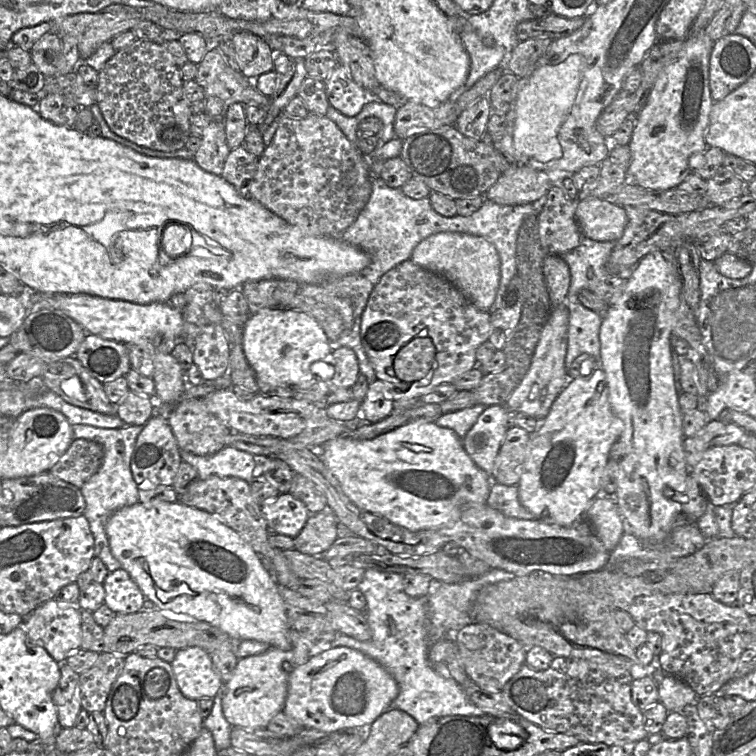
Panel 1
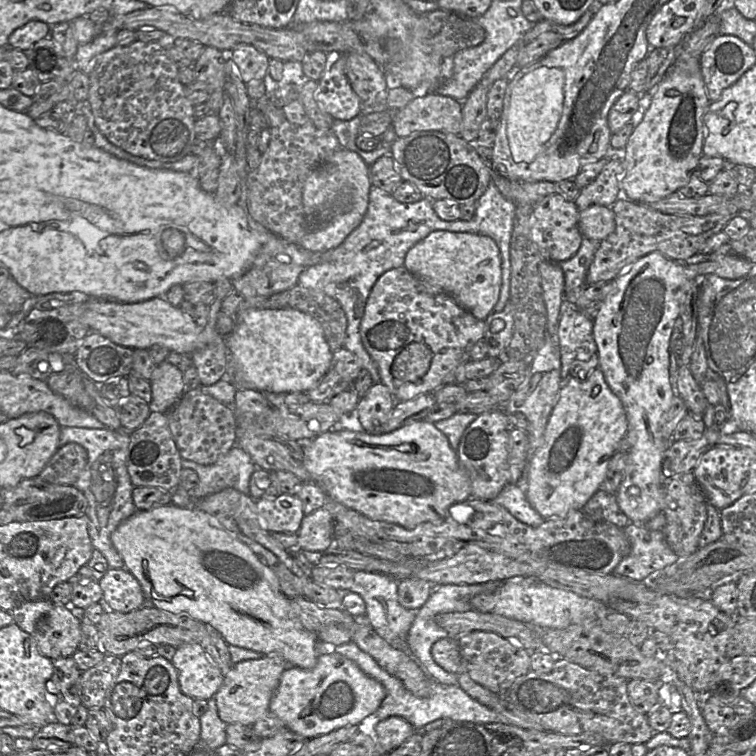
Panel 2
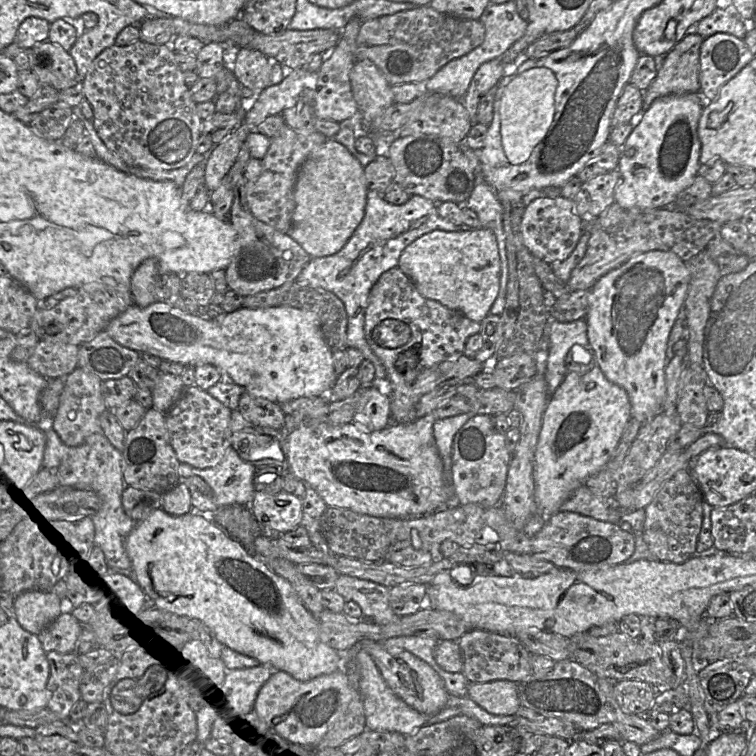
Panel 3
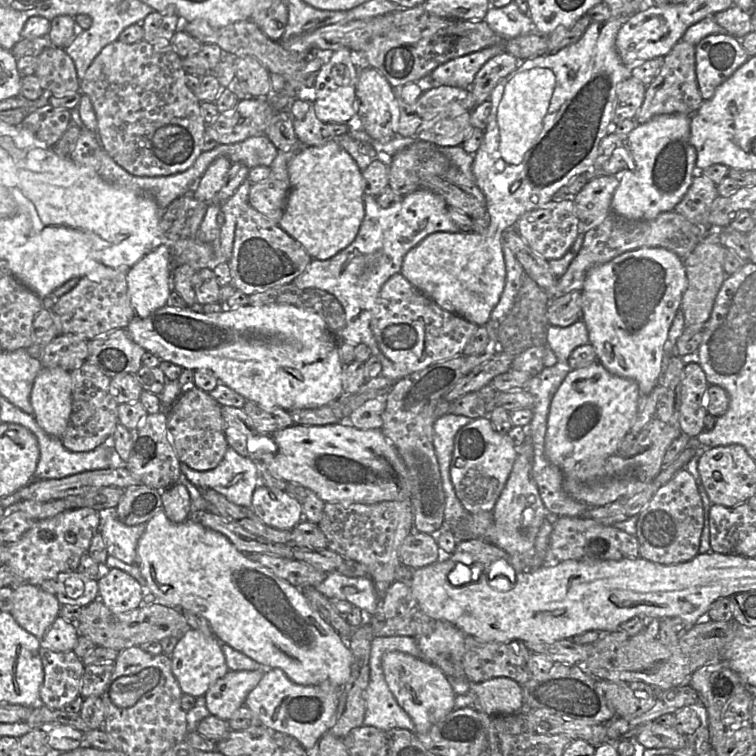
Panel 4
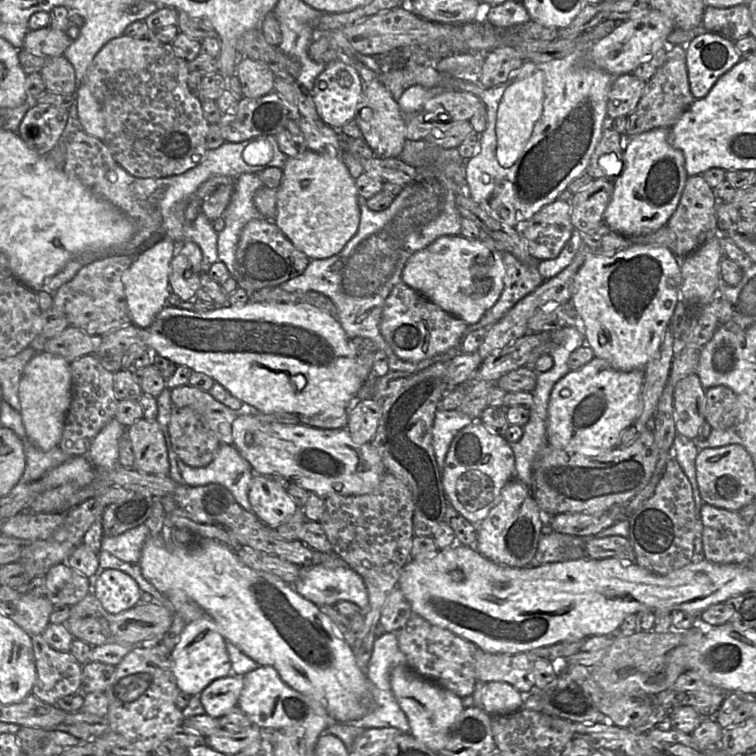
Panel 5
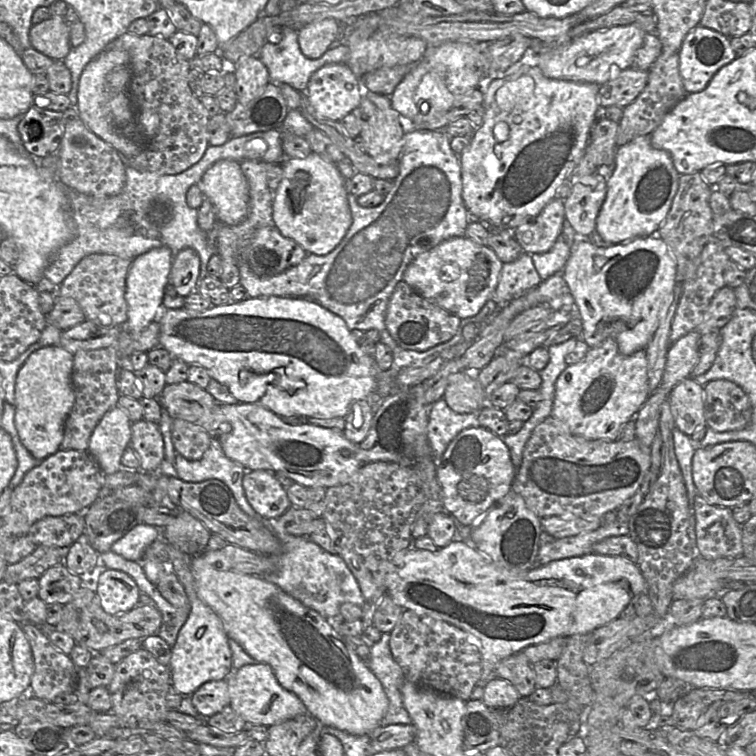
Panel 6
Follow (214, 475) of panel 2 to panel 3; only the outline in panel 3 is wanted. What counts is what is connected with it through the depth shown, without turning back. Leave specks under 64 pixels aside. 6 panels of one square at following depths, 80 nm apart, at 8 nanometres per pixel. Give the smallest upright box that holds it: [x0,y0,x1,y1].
[179,446,256,508]

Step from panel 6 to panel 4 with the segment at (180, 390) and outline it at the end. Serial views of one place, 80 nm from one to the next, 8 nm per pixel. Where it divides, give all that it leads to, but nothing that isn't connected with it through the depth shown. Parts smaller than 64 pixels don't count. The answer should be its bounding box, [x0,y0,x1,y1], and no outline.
[221,406,277,462]

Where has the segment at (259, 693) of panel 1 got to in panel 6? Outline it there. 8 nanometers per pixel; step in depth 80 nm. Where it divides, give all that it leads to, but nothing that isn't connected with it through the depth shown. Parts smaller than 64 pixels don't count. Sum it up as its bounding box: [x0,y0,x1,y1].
[191,680,230,718]

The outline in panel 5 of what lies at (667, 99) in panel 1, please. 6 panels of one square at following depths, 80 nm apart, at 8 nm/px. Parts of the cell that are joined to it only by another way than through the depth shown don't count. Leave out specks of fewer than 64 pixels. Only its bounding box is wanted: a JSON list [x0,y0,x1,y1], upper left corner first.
[603,127,688,237]

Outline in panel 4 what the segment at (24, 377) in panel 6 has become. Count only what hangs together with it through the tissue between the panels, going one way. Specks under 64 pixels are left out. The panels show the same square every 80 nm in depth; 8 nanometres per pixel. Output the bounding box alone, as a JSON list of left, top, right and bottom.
[30,367,72,437]

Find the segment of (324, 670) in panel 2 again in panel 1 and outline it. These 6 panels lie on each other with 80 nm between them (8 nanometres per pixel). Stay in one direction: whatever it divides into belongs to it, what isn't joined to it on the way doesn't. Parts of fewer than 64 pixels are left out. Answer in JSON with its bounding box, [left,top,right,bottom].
[282,647,398,733]

